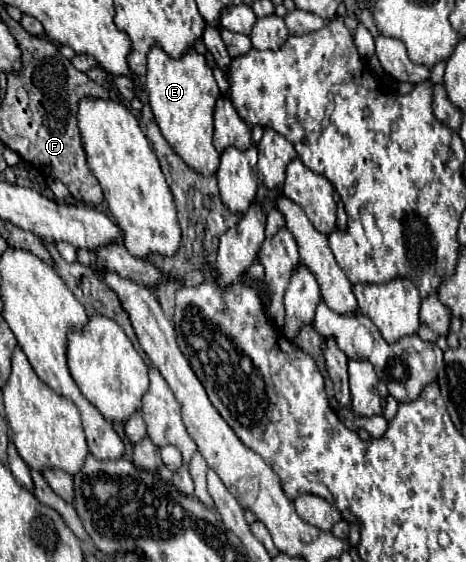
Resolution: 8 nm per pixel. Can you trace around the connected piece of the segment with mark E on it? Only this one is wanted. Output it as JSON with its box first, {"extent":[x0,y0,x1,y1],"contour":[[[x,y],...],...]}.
{"extent":[146,48,220,176],"contour":[[[152,48],[148,54],[148,74],[146,74],[148,104],[160,126],[162,136],[170,148],[198,174],[212,176],[218,170],[220,154],[212,144],[214,134],[214,104],[220,96],[218,84],[212,76],[212,68],[206,58],[190,48],[182,58],[172,58],[160,48]]]}

